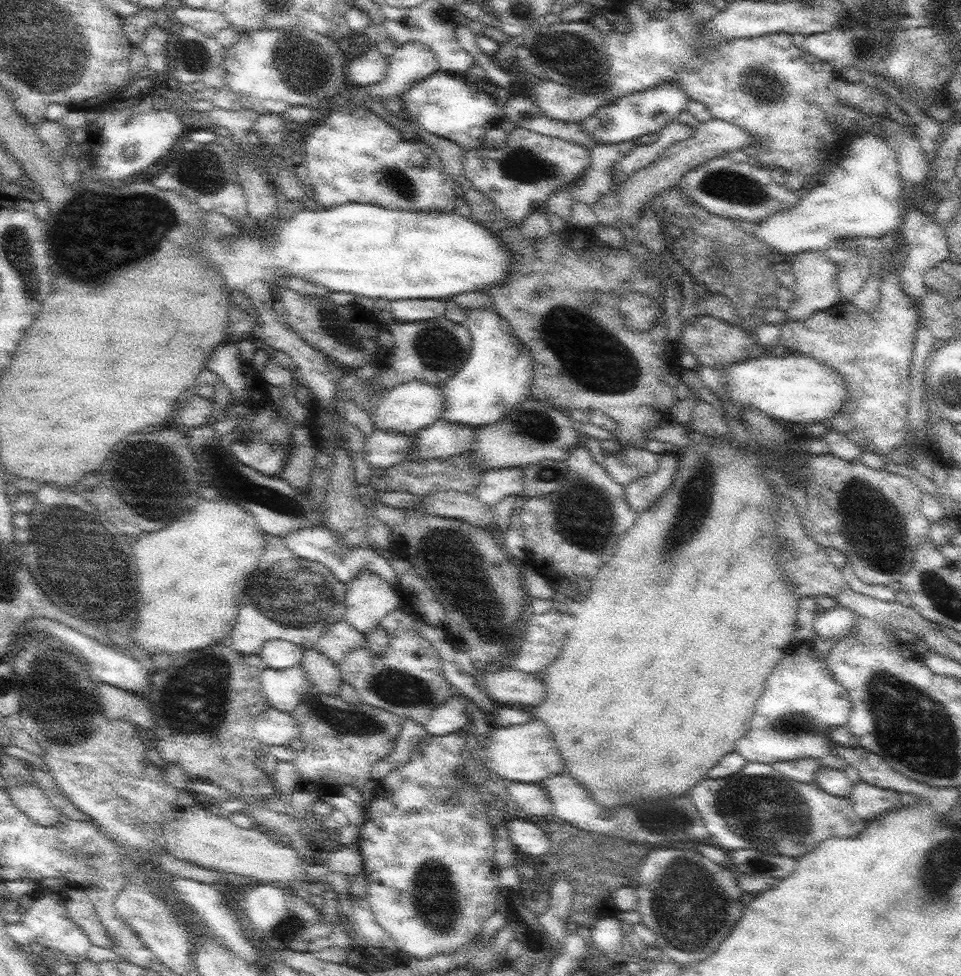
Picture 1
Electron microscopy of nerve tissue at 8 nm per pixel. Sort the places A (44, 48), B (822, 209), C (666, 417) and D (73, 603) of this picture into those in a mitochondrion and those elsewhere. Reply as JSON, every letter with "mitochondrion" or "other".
{"A":"mitochondrion","B":"other","C":"other","D":"mitochondrion"}

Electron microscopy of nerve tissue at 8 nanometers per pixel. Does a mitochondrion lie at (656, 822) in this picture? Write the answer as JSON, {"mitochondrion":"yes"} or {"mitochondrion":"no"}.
{"mitochondrion":"yes"}

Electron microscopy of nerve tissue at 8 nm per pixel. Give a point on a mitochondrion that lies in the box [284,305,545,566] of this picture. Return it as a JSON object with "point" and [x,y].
{"point":[436,348]}

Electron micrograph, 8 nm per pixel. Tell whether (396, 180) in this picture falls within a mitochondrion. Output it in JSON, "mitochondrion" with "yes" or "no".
{"mitochondrion":"yes"}

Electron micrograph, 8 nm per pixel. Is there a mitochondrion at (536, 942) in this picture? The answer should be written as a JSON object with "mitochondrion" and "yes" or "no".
{"mitochondrion":"yes"}

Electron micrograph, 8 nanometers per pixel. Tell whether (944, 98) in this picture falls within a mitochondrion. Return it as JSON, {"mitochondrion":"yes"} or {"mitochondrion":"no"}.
{"mitochondrion":"no"}

